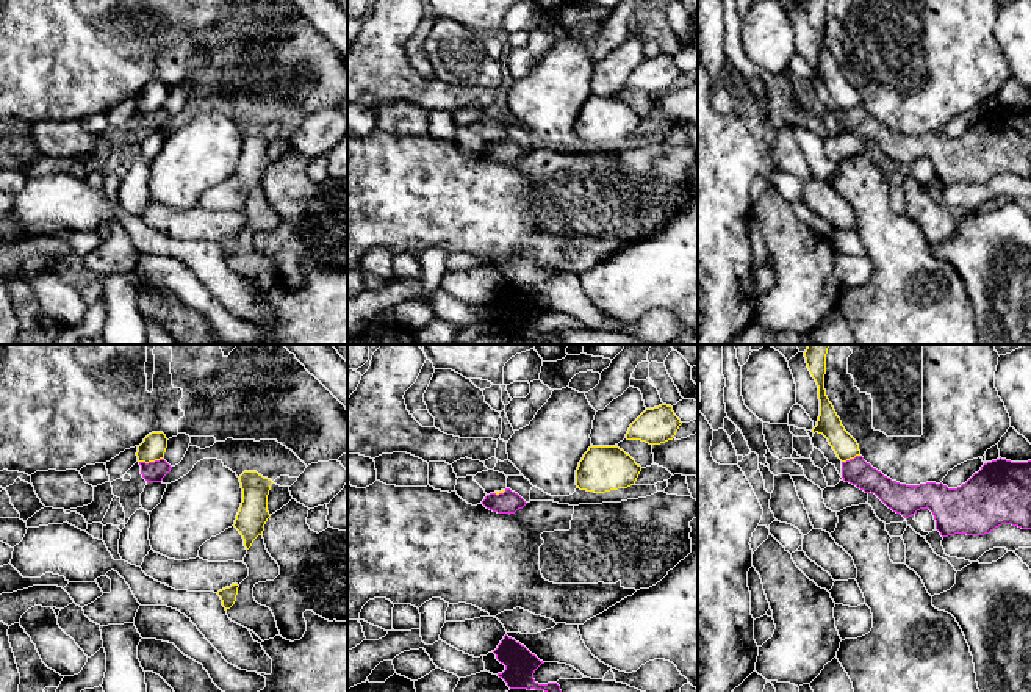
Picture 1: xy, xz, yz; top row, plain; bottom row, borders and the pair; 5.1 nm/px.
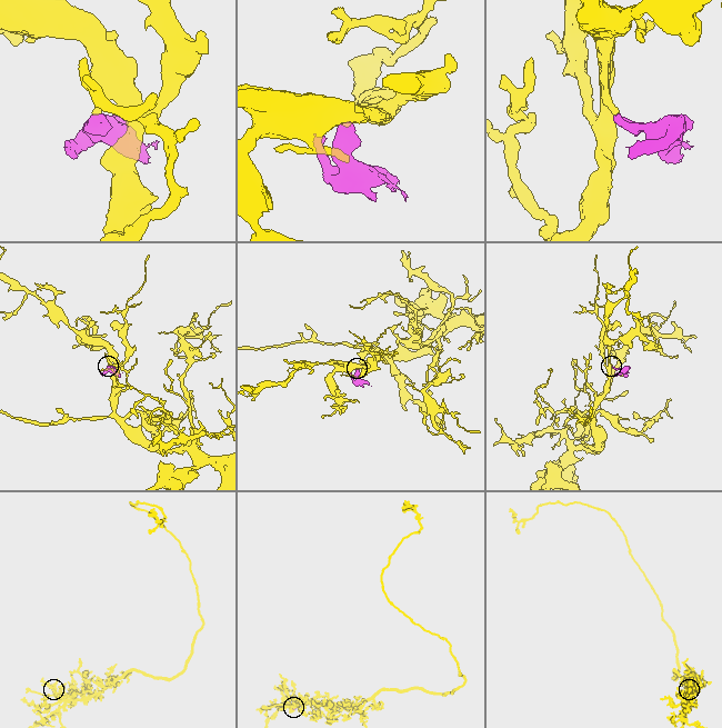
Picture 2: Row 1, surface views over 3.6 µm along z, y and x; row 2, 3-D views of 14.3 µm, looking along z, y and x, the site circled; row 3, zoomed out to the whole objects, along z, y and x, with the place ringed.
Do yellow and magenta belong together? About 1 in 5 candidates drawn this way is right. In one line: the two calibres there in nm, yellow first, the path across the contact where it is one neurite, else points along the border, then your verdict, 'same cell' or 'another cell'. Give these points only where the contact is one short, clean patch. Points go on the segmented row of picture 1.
130/110 nm | along xy (161, 457), (152, 462), (140, 462) | another cell

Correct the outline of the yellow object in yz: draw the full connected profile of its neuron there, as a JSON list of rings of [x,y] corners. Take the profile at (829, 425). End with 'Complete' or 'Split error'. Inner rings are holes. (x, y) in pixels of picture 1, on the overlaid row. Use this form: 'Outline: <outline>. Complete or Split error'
Outline: [[[807,344],[807,368],[818,385],[820,416],[812,432],[823,434],[842,462],[860,456],[857,442],[845,431],[824,390],[826,354],[829,344]]]. Complete

